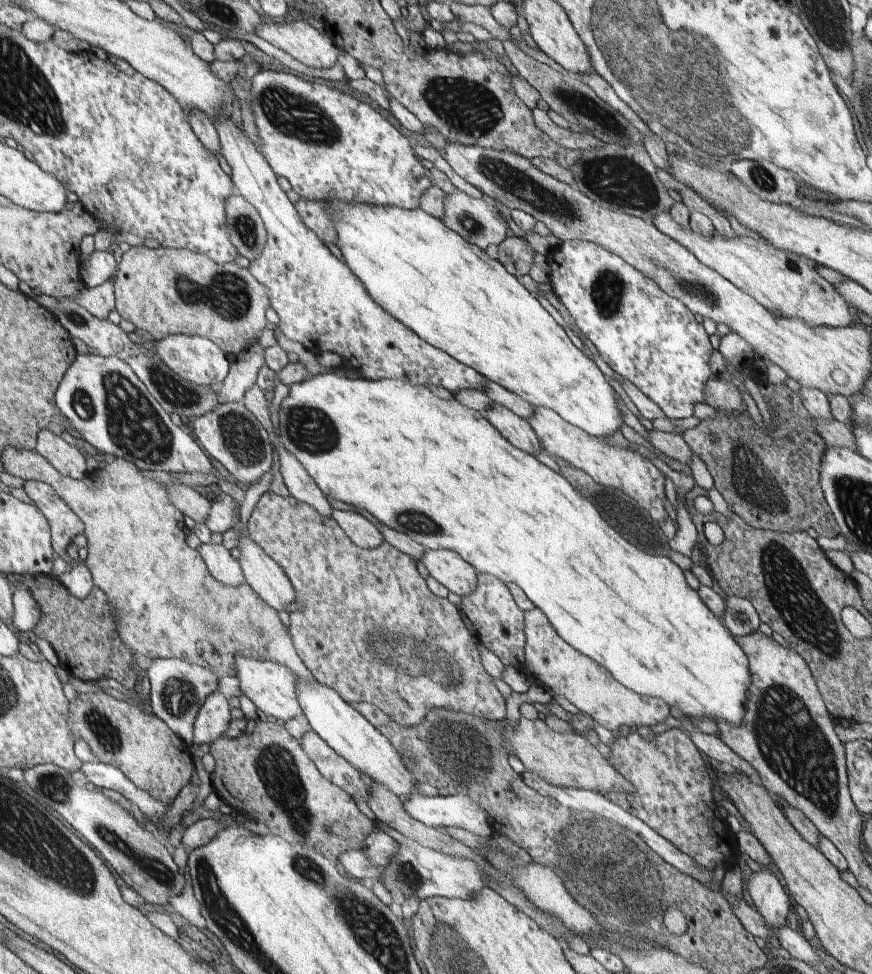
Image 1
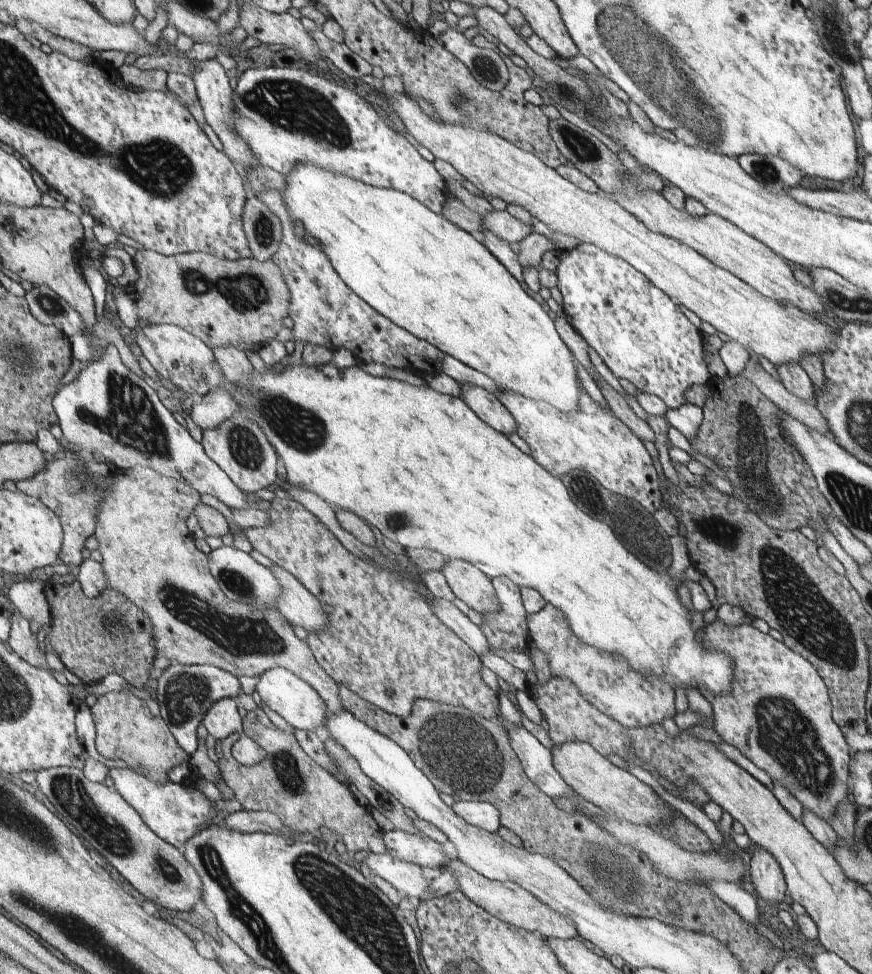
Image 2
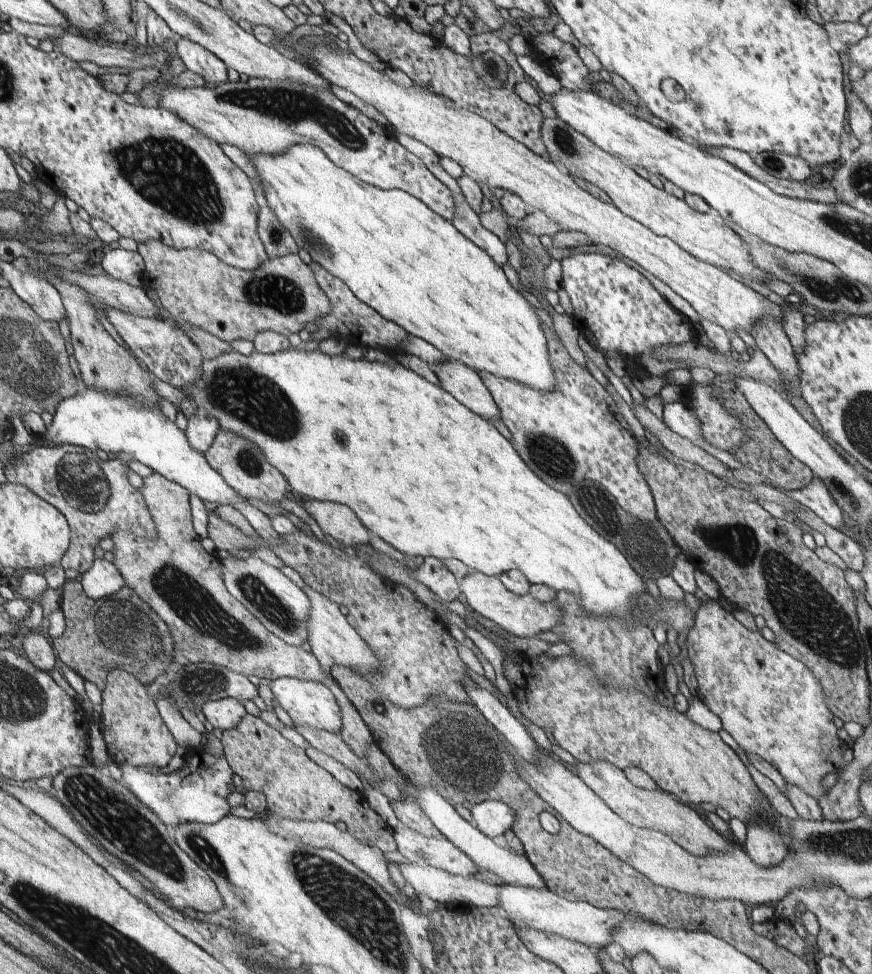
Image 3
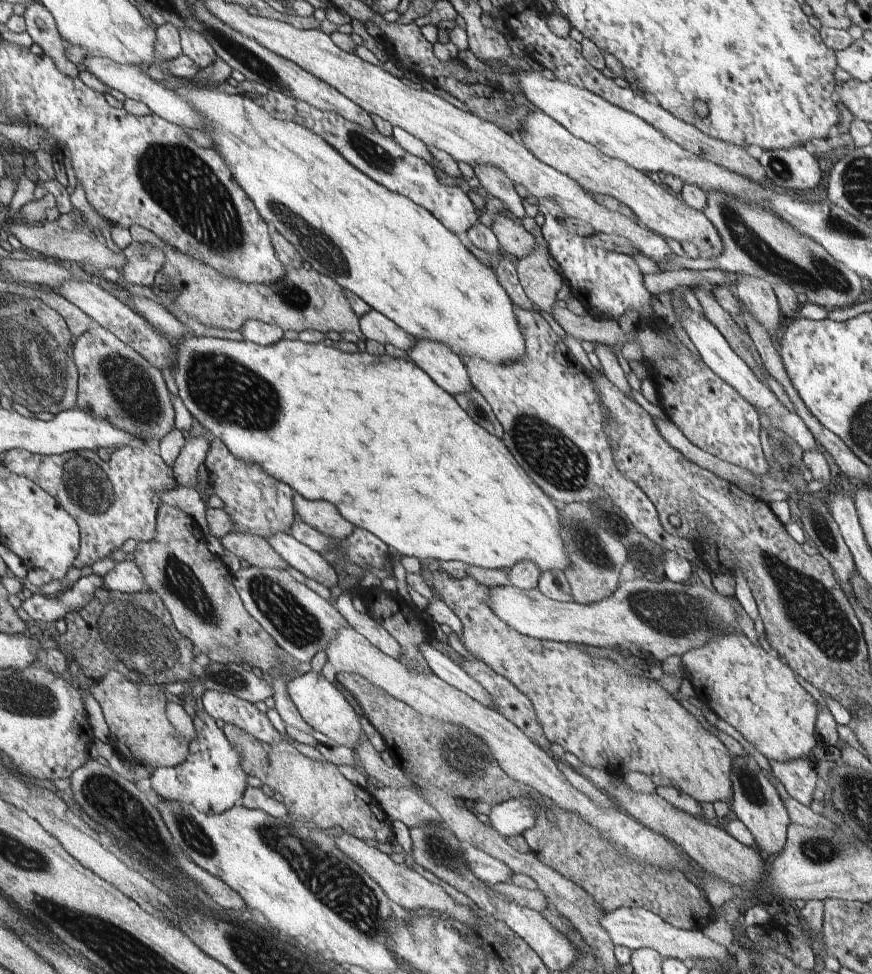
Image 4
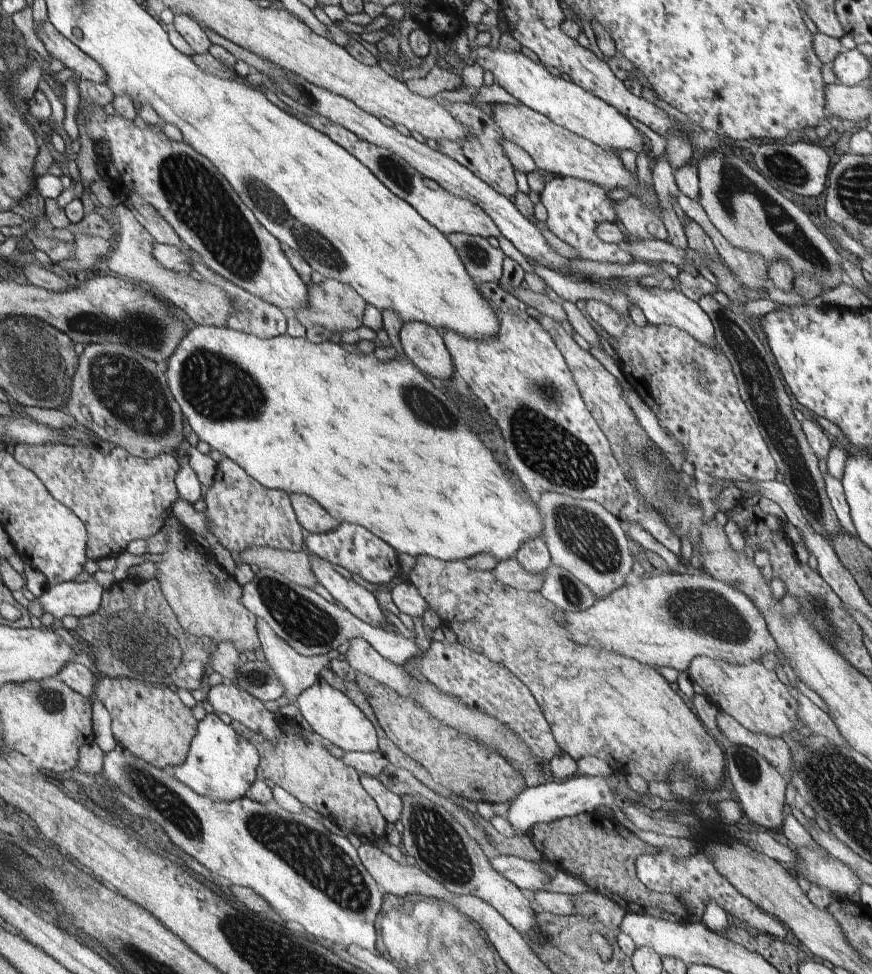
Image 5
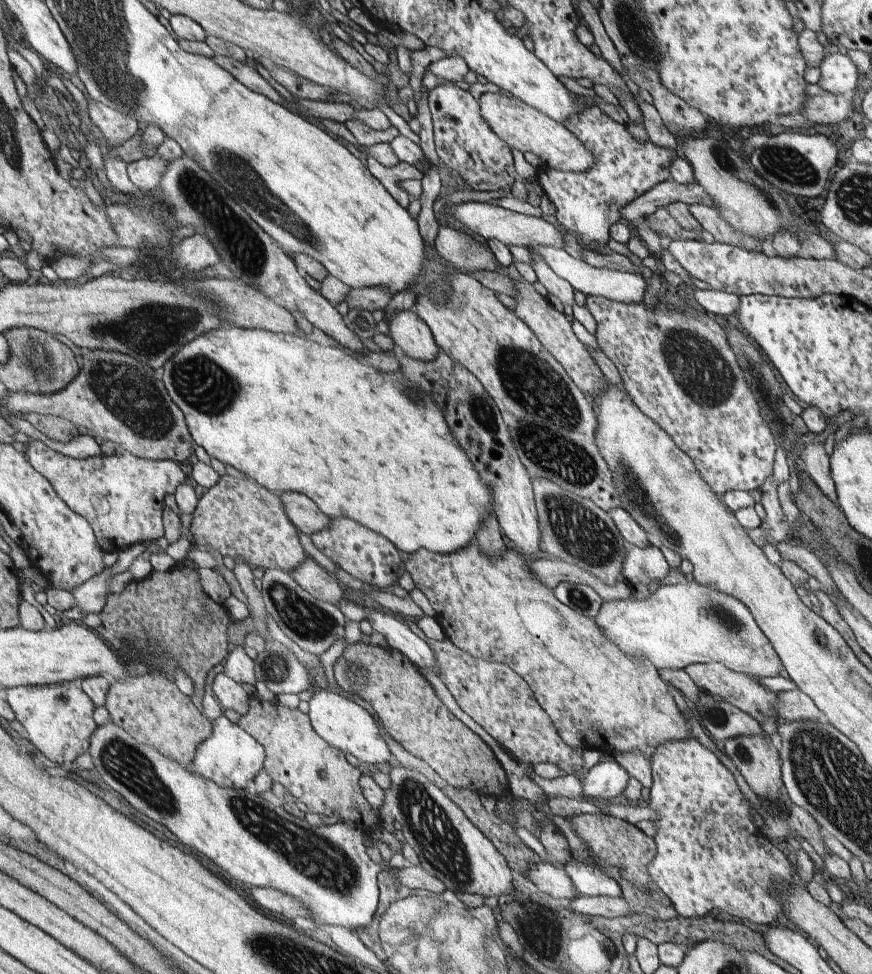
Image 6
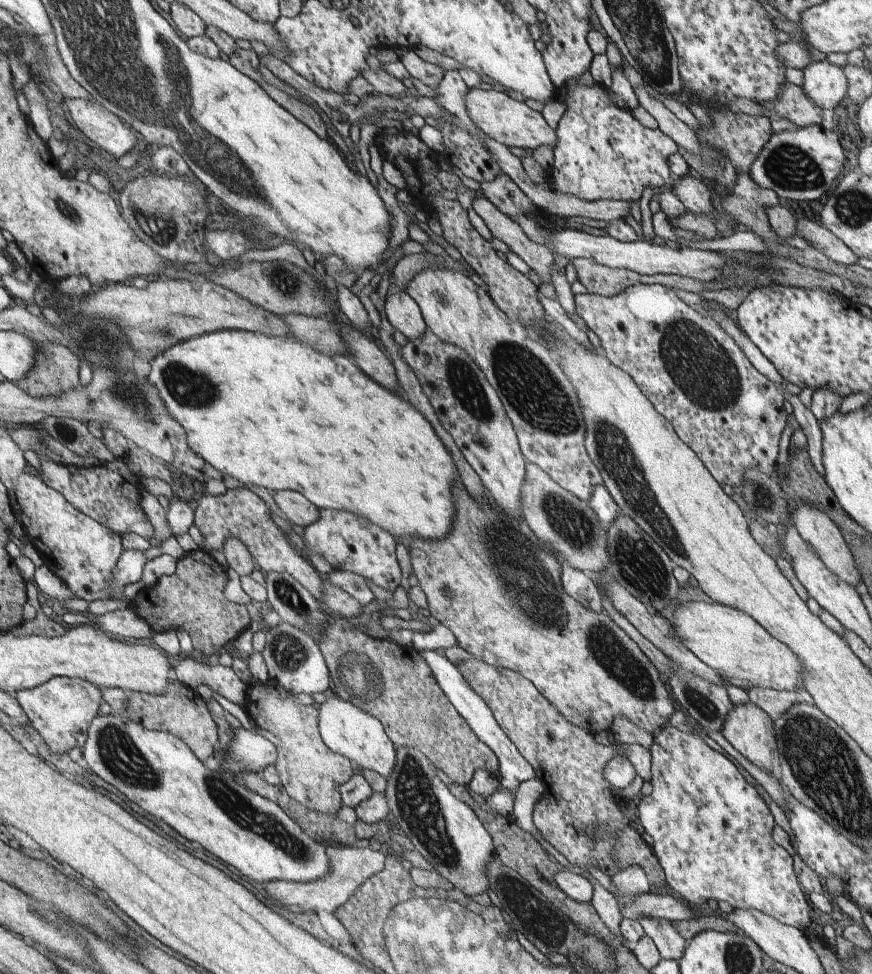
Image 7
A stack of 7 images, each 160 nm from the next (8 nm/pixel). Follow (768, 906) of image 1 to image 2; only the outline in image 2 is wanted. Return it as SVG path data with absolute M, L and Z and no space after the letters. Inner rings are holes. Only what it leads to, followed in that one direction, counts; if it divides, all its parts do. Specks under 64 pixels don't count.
M755 846L751 850L750 879L758 896L776 905L784 899L787 884L778 861L765 848Z

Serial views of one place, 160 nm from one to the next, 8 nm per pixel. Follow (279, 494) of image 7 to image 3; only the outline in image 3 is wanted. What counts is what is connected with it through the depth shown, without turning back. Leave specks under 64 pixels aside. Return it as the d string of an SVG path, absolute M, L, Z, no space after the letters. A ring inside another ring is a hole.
M316 499L299 500L306 512L316 520L322 532L336 545L353 546L368 544L369 530L348 506L334 501Z

